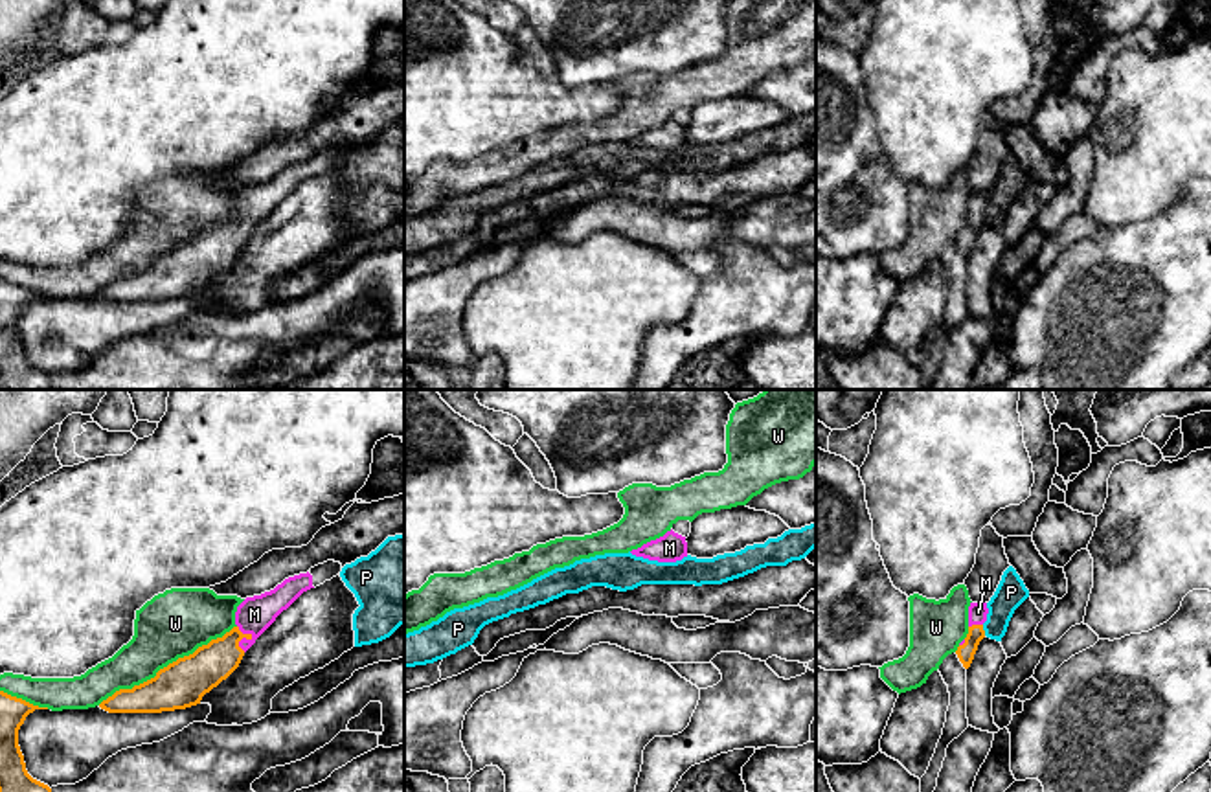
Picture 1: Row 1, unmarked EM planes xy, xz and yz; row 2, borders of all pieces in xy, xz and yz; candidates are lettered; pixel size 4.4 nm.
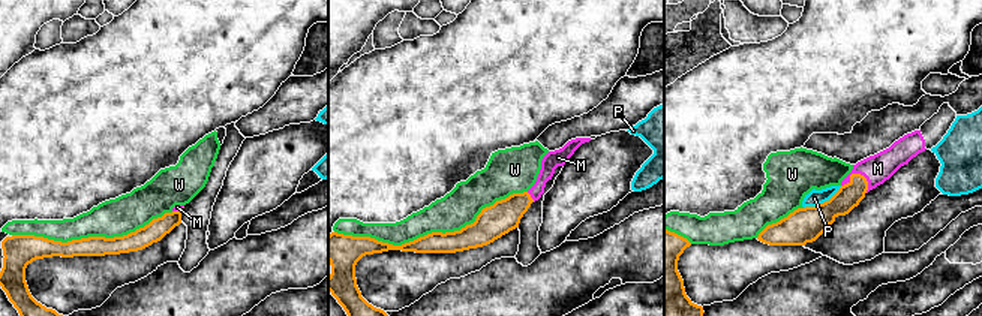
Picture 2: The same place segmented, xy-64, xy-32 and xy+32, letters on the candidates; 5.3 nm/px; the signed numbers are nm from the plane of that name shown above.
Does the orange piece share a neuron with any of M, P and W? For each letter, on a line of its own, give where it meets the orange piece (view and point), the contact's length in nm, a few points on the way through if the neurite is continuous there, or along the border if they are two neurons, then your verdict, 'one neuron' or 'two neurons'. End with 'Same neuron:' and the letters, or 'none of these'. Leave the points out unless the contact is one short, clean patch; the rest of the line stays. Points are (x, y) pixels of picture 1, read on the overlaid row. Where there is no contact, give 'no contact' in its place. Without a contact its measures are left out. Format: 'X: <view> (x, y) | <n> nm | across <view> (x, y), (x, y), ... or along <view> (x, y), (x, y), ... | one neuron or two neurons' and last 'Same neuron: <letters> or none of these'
M: xy (243, 636) | 120 nm | across xy (208, 666), (243, 636), (254, 614) | one neuron
P: yz (984, 631) | 50 nm | two neurons
W: xy (168, 666) | 700 nm | two neurons
Same neuron: M

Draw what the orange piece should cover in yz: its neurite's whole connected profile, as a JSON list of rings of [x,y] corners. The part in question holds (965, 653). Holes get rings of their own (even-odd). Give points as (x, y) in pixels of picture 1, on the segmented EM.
[[[970,603],[968,606],[968,634],[959,643],[956,654],[965,669],[970,667],[979,641],[985,638],[983,623],[987,621],[987,603]]]

